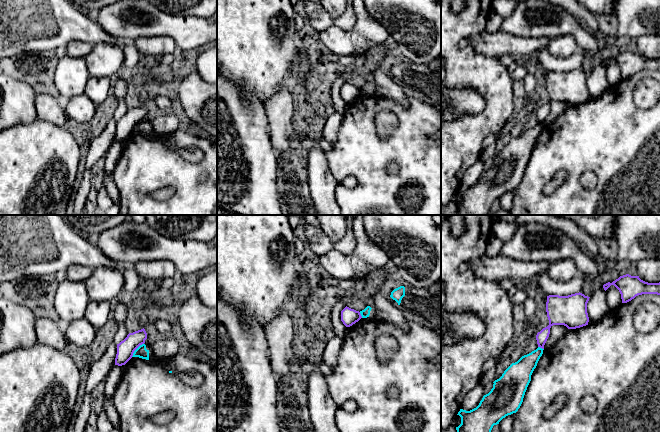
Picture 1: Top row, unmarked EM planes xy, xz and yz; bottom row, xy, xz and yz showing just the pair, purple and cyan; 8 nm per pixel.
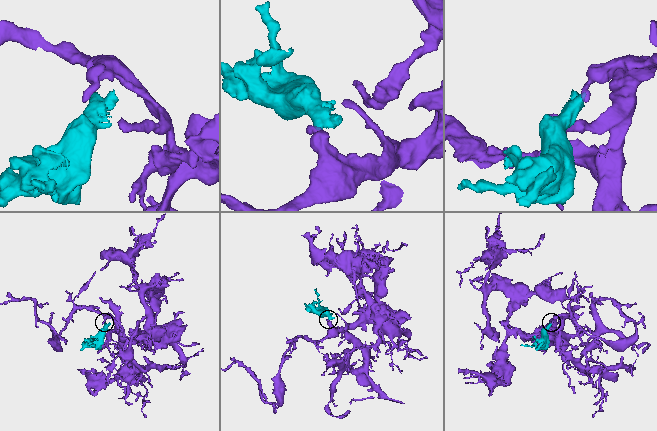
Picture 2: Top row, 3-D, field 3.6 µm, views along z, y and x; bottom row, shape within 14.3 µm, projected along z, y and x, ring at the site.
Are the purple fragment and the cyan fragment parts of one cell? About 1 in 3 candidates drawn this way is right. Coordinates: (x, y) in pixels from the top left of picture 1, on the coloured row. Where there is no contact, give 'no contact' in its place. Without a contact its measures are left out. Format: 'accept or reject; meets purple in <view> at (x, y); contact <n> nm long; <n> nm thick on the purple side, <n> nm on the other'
reject; meets purple in xy at (136, 348); contact 150 nm long; 140 nm thick on the purple side, 90 nm on the other

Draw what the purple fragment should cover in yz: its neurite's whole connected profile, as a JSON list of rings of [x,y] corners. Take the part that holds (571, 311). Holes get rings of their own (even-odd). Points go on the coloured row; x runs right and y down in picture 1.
[[[580,292],[568,296],[547,296],[546,312],[549,325],[537,333],[538,347],[544,349],[550,334],[550,328],[553,325],[564,325],[568,329],[576,329],[588,325],[587,303],[589,298]]]

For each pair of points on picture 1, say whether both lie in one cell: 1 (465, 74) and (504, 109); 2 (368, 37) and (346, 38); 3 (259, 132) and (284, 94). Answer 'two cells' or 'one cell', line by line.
1: one cell
2: one cell
3: two cells

